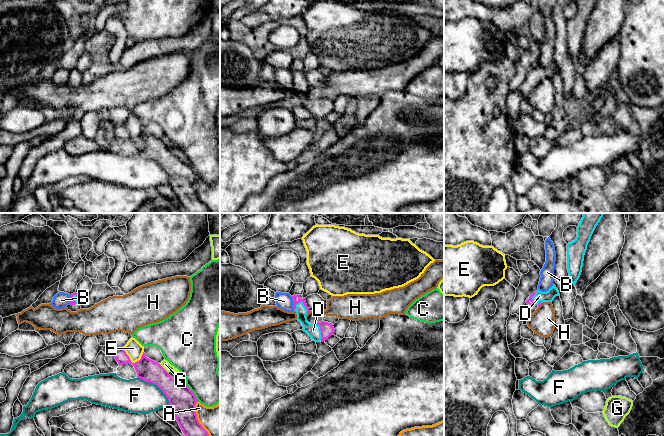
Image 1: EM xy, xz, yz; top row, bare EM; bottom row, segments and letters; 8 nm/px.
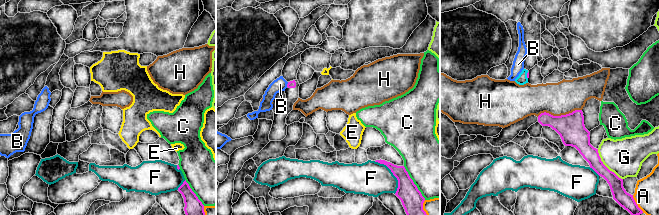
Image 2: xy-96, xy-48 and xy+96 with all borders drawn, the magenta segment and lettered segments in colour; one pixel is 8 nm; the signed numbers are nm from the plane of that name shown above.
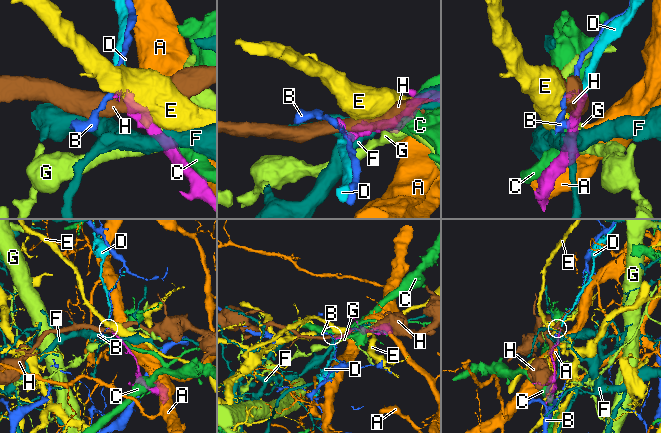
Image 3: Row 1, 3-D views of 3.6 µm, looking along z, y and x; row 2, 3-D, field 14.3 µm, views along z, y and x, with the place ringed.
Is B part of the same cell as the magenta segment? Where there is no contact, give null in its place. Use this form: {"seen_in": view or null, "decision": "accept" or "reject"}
{"seen_in": "xz", "decision": "reject"}

